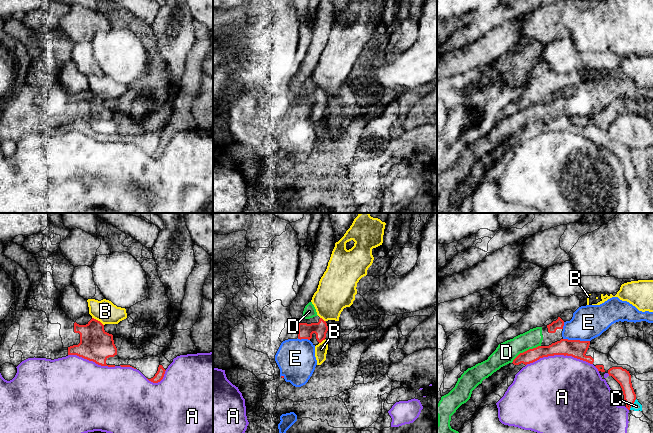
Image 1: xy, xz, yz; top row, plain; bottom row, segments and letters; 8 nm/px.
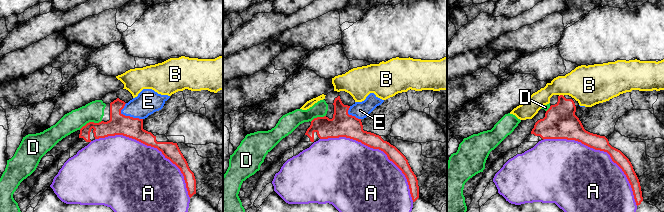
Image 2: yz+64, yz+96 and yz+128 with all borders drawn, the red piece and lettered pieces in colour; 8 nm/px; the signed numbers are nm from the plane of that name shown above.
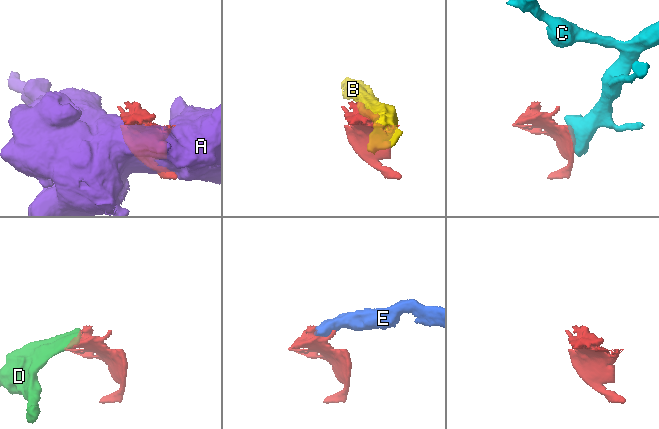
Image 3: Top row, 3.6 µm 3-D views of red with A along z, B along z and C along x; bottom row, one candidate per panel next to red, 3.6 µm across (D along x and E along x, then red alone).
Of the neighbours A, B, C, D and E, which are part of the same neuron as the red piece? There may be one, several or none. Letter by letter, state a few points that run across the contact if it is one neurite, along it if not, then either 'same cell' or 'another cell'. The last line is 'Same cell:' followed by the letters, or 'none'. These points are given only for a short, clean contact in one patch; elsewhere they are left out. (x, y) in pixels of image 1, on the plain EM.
A: another cell
B: xy (92, 93), (103, 101) | another cell
C: another cell
D: same cell
E: yz (575, 124), (576, 116), (577, 109), (588, 98) | same cell
Same cell: D, E

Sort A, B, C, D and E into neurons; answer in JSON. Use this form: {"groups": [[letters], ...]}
{"groups": [["A"], ["B"], ["C"], ["D", "E"]]}

